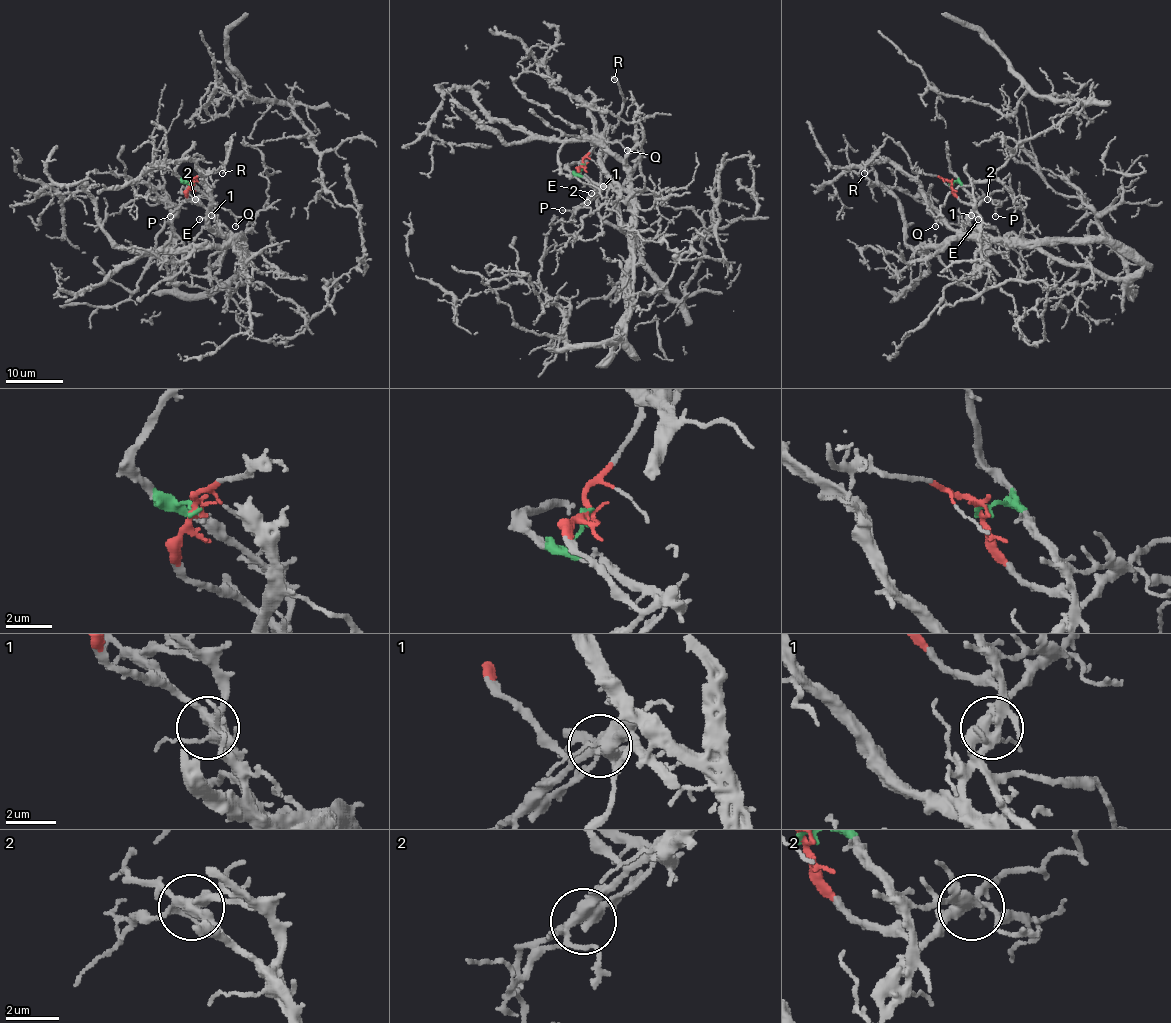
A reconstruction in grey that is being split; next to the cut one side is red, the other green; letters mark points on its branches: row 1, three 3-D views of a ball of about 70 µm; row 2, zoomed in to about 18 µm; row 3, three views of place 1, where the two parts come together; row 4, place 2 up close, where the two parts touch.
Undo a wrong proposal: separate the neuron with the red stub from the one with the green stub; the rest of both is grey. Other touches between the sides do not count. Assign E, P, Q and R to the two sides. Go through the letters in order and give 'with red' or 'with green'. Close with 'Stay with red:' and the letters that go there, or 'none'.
E: with red
P: with red
Q: with green
R: with red
Stay with red: E, P, R

